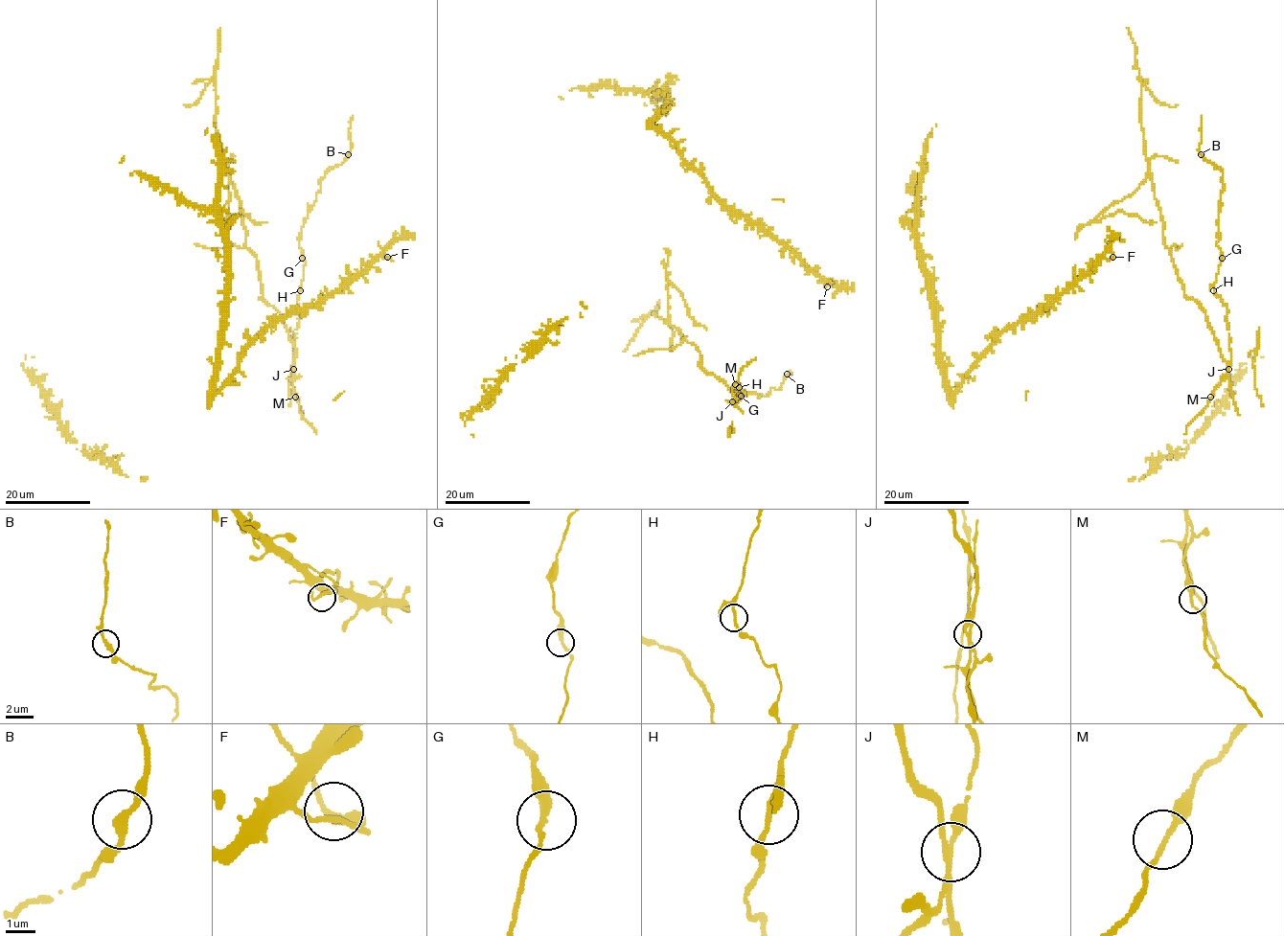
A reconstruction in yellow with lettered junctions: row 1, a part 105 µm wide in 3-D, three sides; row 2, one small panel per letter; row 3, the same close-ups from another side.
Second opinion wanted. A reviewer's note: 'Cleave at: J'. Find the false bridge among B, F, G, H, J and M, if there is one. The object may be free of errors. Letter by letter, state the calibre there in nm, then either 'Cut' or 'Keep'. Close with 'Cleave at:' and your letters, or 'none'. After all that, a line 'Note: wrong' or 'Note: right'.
B: Thickness 260 nm. Keep
F: Thickness 240 nm. Keep
G: Thickness 240 nm. Keep
H: Thickness 190 nm. Keep
J: Thickness 240 nm. Cut
M: Thickness 200 nm. Keep
Cleave at: J
Note: right

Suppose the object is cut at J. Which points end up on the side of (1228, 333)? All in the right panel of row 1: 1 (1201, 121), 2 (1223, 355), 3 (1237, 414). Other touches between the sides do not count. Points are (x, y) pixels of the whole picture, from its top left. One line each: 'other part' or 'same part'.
1: same part
2: other part
3: other part

